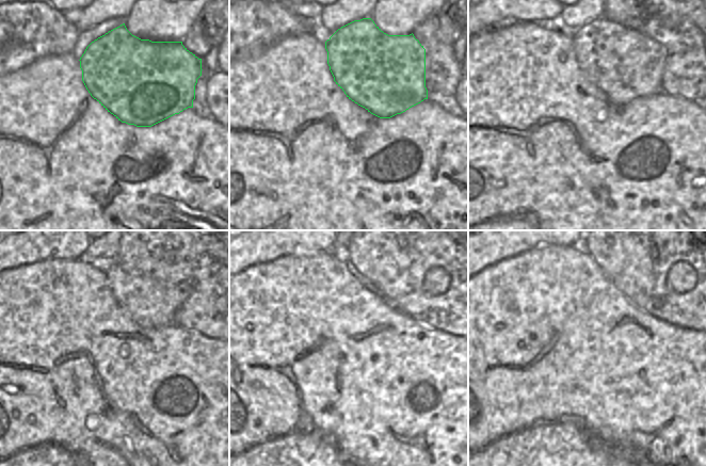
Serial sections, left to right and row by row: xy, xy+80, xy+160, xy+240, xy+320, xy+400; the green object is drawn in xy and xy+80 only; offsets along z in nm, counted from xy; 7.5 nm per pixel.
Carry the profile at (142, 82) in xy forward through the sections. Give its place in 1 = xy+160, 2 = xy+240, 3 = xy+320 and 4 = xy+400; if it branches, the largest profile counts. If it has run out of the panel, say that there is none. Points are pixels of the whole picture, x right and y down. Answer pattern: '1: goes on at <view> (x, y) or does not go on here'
1: goes on at xy+160 (625, 64)
2: goes on at xy+240 (151, 303)
3: goes on at xy+320 (436, 280)
4: goes on at xy+400 (682, 277)

